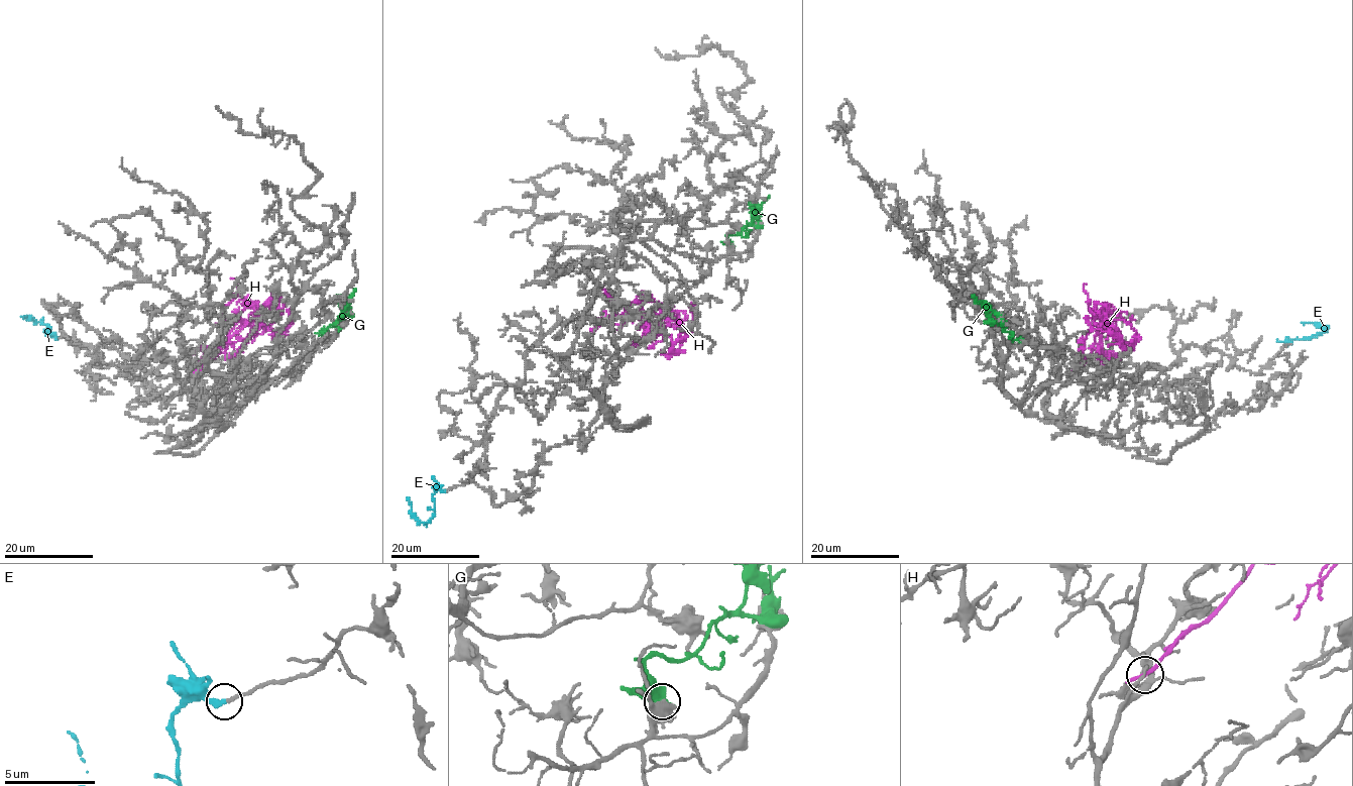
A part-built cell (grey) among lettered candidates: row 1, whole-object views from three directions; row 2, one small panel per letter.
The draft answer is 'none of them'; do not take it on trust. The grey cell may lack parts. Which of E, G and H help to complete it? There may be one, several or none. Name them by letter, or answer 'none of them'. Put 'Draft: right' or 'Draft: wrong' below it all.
E
Draft: wrong

